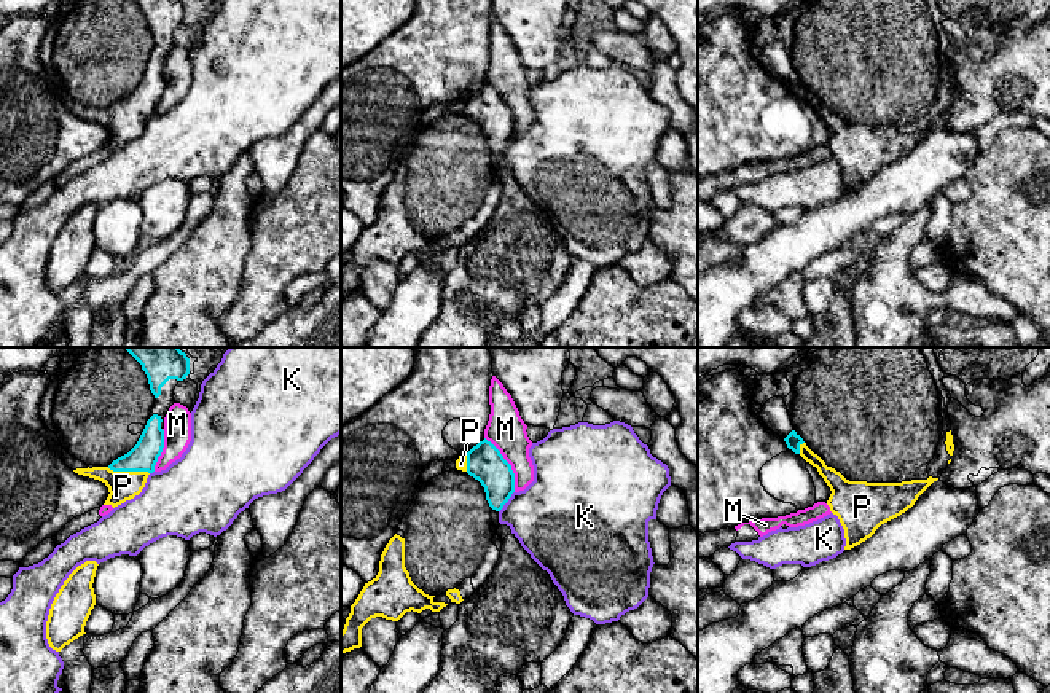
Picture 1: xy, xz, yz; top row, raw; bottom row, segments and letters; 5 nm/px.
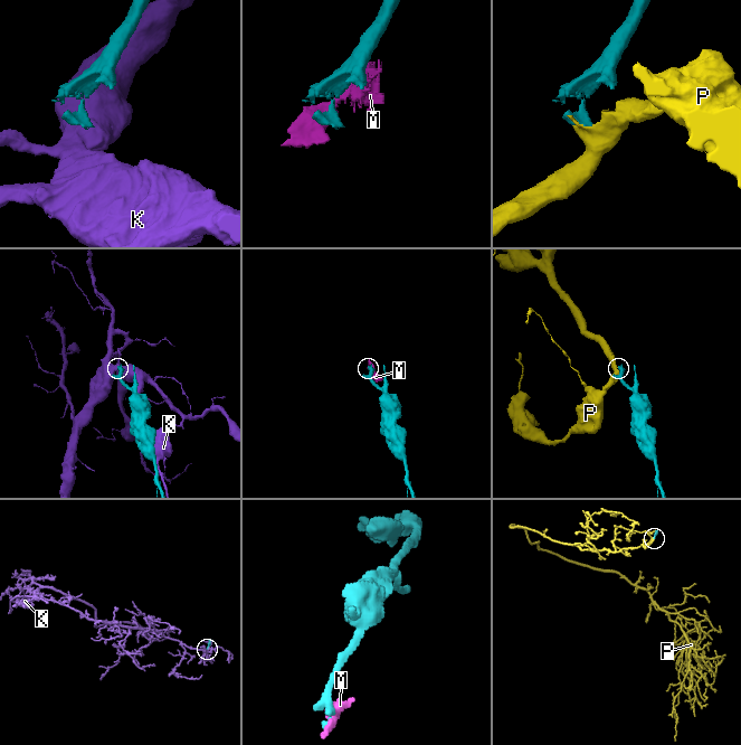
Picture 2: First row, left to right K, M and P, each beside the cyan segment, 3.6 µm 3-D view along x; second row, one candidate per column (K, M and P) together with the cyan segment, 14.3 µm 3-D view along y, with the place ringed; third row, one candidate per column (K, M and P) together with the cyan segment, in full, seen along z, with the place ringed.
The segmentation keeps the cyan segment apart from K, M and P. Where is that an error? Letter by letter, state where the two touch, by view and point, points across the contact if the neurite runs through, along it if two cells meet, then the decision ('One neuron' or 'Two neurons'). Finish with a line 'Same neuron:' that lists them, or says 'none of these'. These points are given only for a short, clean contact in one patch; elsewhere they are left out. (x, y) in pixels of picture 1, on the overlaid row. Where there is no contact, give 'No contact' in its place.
K: Touches cyan at xz (507, 501). Two neurons
M: Touches cyan at xz (509, 464). Two neurons
P: Touches cyan at xy (128, 470). One neuron
Same neuron: P

